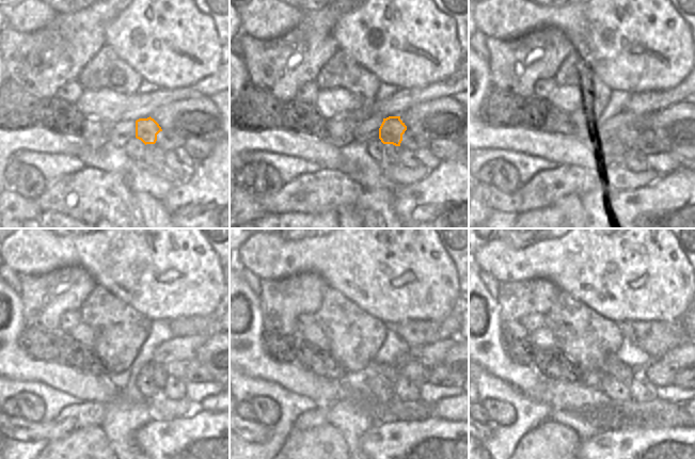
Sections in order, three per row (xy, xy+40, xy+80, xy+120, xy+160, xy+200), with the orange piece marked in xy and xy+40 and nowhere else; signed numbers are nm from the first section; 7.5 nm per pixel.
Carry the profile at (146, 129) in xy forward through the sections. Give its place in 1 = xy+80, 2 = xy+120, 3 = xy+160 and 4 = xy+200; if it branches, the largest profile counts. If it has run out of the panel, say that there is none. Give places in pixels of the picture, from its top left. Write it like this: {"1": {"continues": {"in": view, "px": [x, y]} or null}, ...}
{"1": {"continues": {"in": "xy+80", "px": [631, 135]}}, "2": {"continues": {"in": "xy+120", "px": [176, 369]}}, "3": {"continues": {"in": "xy+160", "px": [415, 372]}}, "4": {"continues": {"in": "xy+200", "px": [658, 373]}}}

